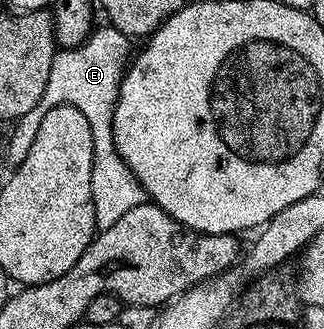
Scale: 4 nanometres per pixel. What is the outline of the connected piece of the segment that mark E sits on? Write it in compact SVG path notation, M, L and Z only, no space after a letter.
M94 28L81 45L62 48L53 56L43 98L46 106L70 105L83 111L83 116L86 117L91 127L91 139L93 140L91 191L95 203L95 223L98 230L119 223L119 219L123 219L123 215L127 215L131 207L142 204L147 197L145 186L137 182L137 176L118 155L113 138L113 112L117 102L117 93L121 89L121 78L127 68L131 41L115 28L104 28Z

